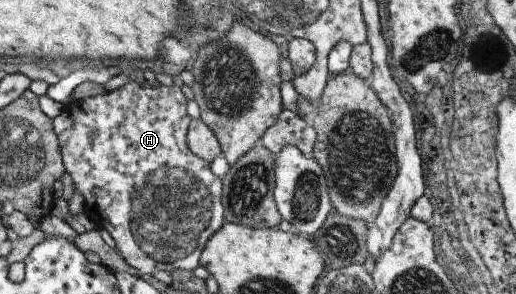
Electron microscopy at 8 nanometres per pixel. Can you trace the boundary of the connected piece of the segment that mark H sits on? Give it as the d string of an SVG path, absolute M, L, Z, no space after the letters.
M129 81L117 89L107 91L103 94L85 97L80 101L73 101L65 105L60 114L52 118L52 129L56 134L58 146L60 148L61 160L64 172L67 172L74 184L74 191L81 193L85 204L86 216L95 222L96 226L101 226L110 233L115 250L121 258L134 269L143 274L152 275L156 270L171 271L186 270L192 271L198 266L198 260L208 241L208 238L222 225L224 220L223 207L221 204L222 184L220 177L213 175L209 169L208 162L195 156L187 146L186 132L188 129L189 115L185 113L185 96L177 85L172 83L170 87L161 85L150 86L147 81L139 84L136 81Z

